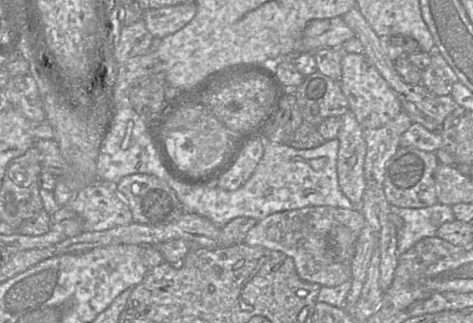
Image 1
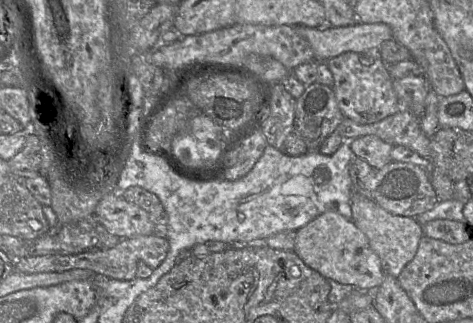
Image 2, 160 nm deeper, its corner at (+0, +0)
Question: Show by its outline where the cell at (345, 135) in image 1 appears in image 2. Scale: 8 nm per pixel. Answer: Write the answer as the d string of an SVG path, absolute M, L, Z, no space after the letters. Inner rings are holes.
M353 192L351 197L351 210L353 222L367 236L370 247L381 260L385 274L397 278L417 252L423 236L422 225L414 217L388 212L369 197L357 192Z

